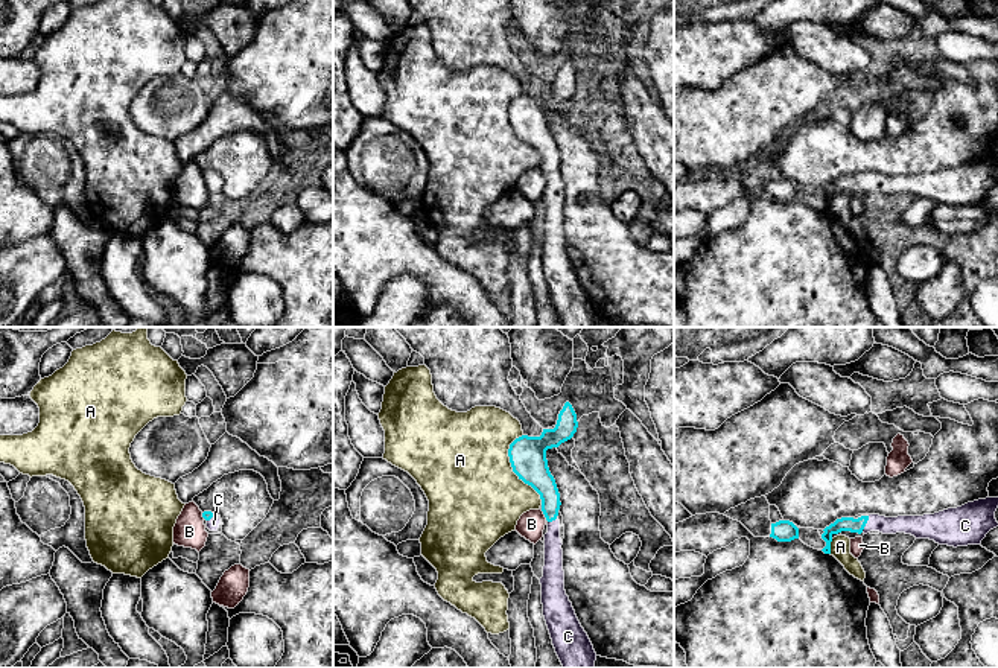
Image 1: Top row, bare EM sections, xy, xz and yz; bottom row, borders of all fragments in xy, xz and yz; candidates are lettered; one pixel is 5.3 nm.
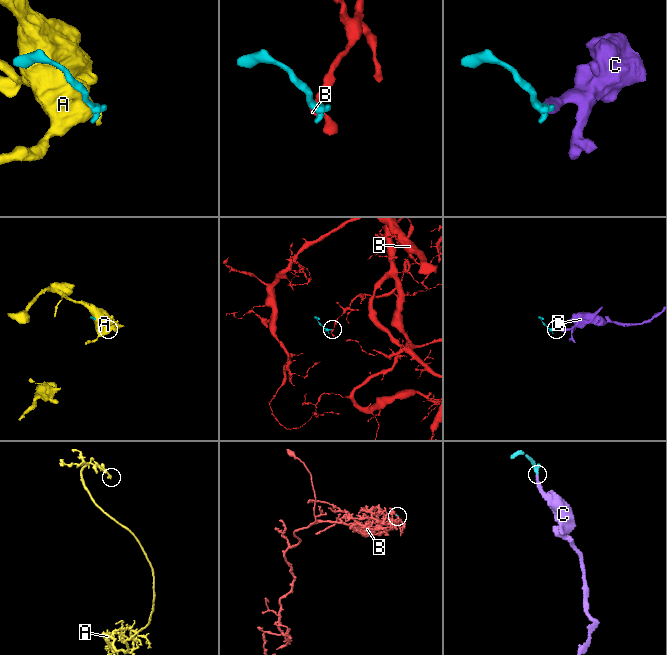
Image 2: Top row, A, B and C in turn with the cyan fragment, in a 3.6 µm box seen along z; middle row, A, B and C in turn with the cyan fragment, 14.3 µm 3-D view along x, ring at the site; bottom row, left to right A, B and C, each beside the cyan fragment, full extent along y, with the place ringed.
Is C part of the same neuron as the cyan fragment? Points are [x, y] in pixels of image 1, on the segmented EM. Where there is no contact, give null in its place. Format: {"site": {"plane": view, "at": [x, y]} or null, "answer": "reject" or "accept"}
{"site": {"plane": "yz", "at": [866, 522]}, "answer": "accept"}

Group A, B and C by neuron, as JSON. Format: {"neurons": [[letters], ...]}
{"neurons": [["A"], ["B"], ["C"]]}

